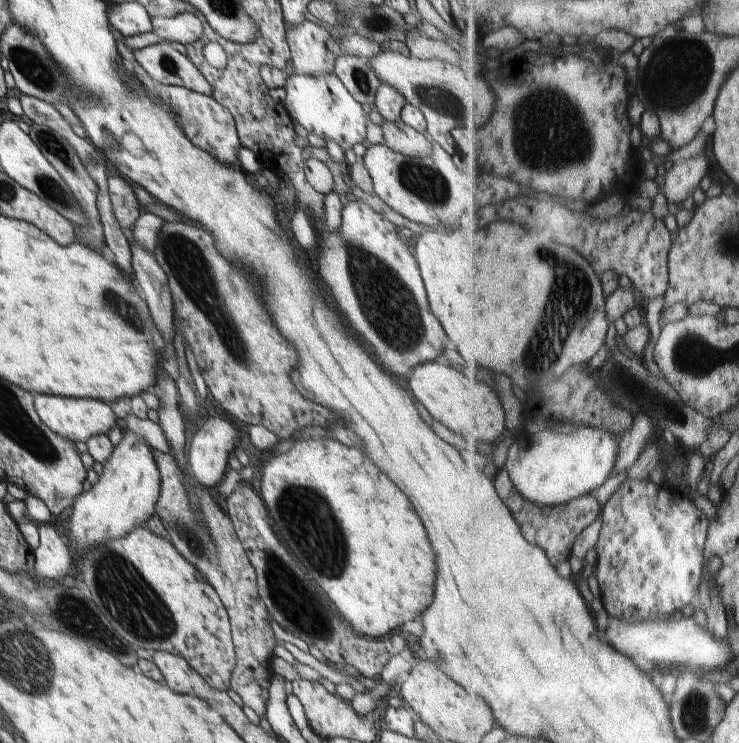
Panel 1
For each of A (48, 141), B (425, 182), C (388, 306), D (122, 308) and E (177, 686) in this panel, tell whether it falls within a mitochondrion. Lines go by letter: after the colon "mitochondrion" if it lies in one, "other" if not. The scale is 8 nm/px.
A: mitochondrion
B: mitochondrion
C: mitochondrion
D: mitochondrion
E: other

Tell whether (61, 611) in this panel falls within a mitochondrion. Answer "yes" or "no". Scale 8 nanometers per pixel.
yes

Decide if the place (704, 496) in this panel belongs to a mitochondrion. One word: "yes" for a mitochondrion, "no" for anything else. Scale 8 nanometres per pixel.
no

